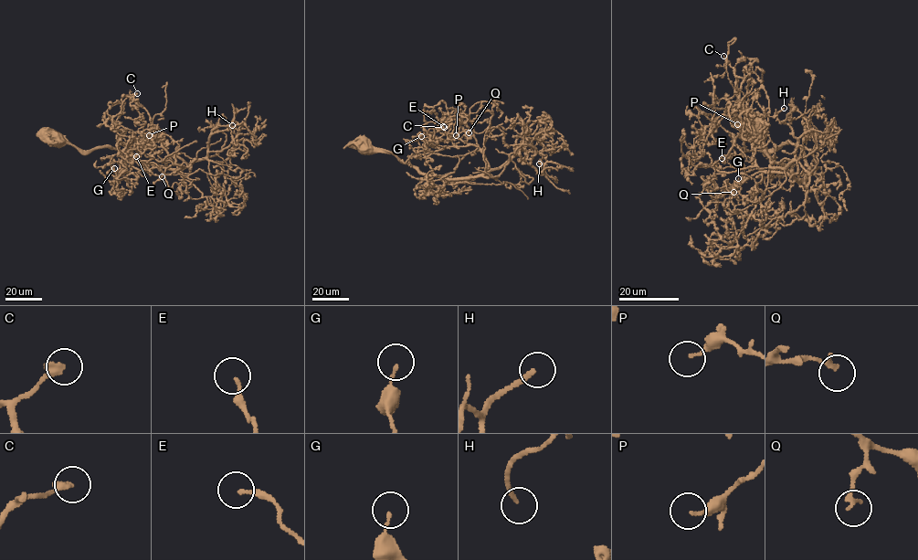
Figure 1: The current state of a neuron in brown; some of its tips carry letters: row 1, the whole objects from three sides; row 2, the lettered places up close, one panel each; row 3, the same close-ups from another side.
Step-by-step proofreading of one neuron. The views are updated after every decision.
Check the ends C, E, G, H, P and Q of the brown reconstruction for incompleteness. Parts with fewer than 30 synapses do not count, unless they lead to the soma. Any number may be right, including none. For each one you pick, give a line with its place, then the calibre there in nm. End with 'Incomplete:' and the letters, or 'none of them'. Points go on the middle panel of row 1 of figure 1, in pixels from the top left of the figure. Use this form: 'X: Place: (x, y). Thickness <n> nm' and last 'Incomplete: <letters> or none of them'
C: Place: (444, 127). Thickness 260 nm
E: Place: (443, 126). Thickness 170 nm
H: Place: (539, 163). Thickness 180 nm
Incomplete: C, E, H

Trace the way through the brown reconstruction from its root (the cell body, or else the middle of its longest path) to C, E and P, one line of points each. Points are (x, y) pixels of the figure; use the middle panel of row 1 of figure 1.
C: (364, 144), (428, 174), (469, 178), (487, 172), (483, 153), (457, 137), (449, 139), (438, 131), (444, 127)
E: (364, 144), (428, 174), (469, 178), (487, 172), (487, 161), (469, 118), (458, 120), (450, 133), (443, 126)
P: (364, 144), (428, 174), (469, 178), (487, 172), (483, 153), (459, 137), (461, 127), (465, 130), (456, 135)

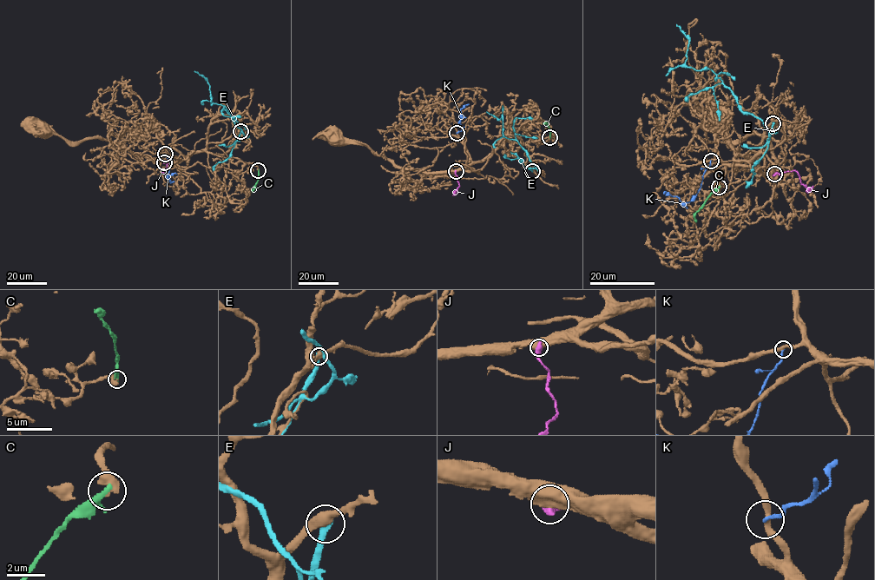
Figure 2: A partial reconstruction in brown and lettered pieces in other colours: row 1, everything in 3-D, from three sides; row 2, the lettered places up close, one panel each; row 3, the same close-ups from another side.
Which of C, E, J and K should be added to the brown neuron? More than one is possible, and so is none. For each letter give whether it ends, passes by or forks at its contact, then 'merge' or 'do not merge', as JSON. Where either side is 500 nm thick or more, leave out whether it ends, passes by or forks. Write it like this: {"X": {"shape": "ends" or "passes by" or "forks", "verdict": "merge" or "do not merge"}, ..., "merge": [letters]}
{"C": {"verdict": "do not merge"}, "E": {"shape": "ends", "verdict": "do not merge"}, "J": {"verdict": "do not merge"}, "K": {"shape": "ends", "verdict": "do not merge"}, "merge": []}

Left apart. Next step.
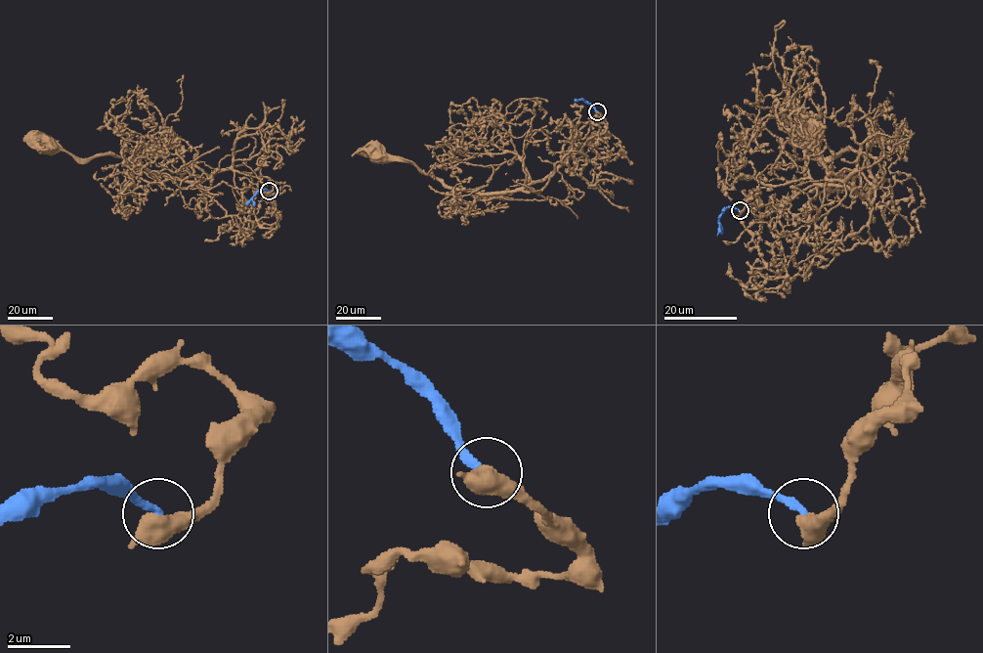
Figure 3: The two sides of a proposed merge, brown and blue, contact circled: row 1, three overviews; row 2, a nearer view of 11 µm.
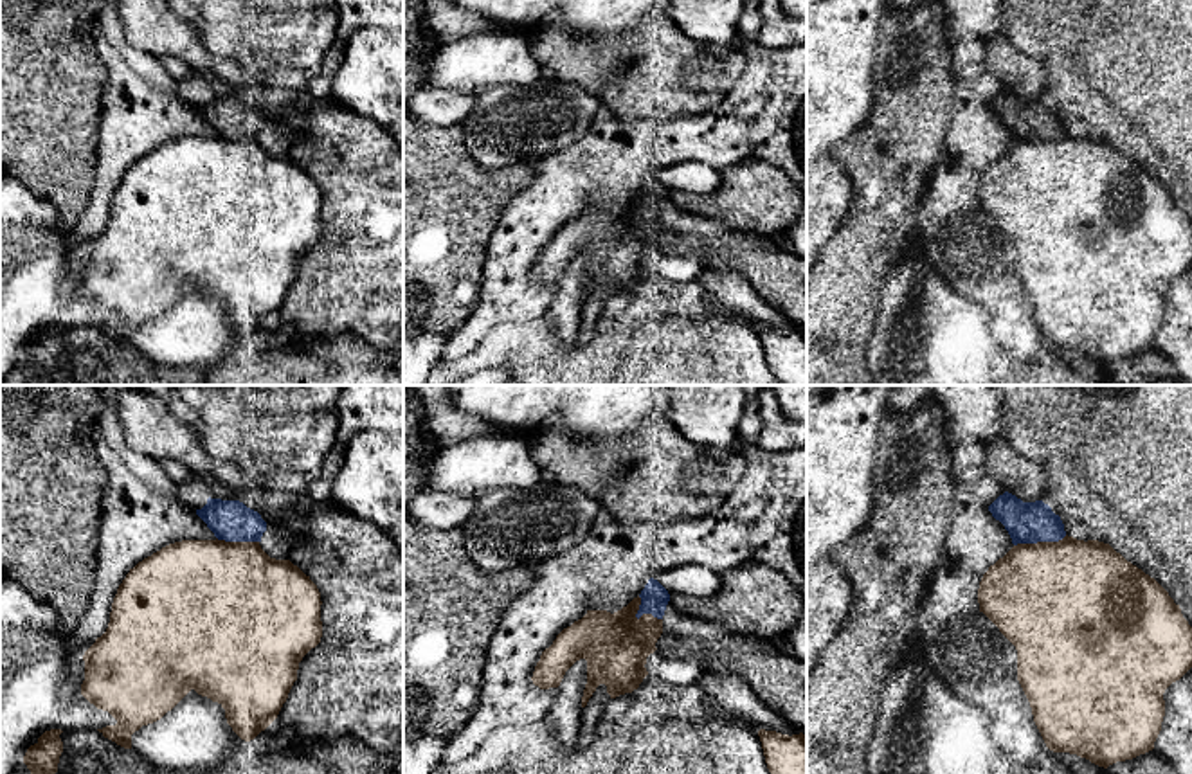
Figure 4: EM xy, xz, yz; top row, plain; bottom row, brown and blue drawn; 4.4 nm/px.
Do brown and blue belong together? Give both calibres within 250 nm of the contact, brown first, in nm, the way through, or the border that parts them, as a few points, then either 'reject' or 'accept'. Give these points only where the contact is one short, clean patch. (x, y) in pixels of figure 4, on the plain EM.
calibres 500 and 190 nm; reject

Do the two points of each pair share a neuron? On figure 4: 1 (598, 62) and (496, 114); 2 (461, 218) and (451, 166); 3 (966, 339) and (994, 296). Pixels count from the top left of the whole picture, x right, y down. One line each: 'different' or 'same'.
1: different
2: same
3: different

